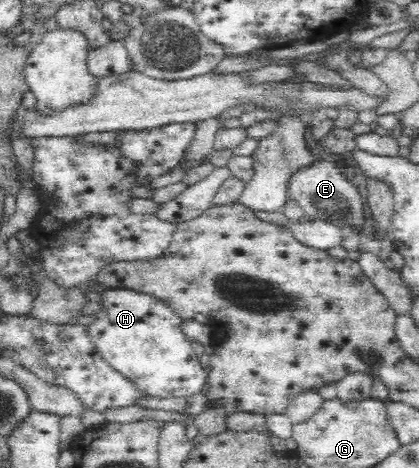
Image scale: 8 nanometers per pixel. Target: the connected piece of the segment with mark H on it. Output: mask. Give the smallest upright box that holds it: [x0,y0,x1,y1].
[85,289,207,398]

